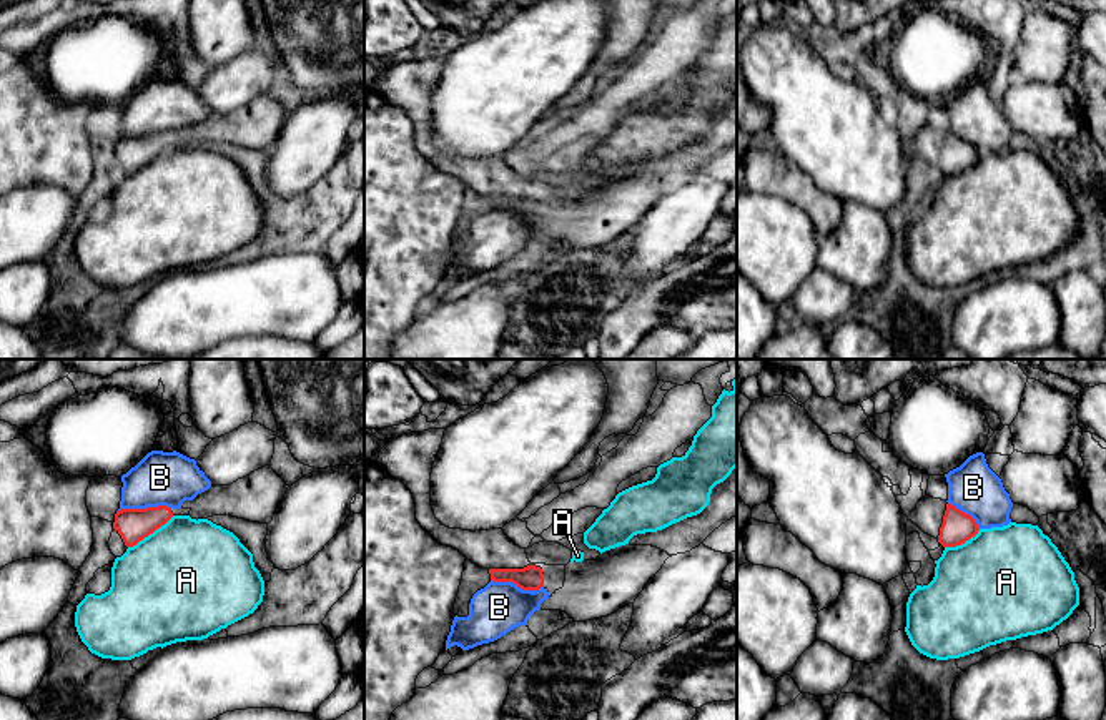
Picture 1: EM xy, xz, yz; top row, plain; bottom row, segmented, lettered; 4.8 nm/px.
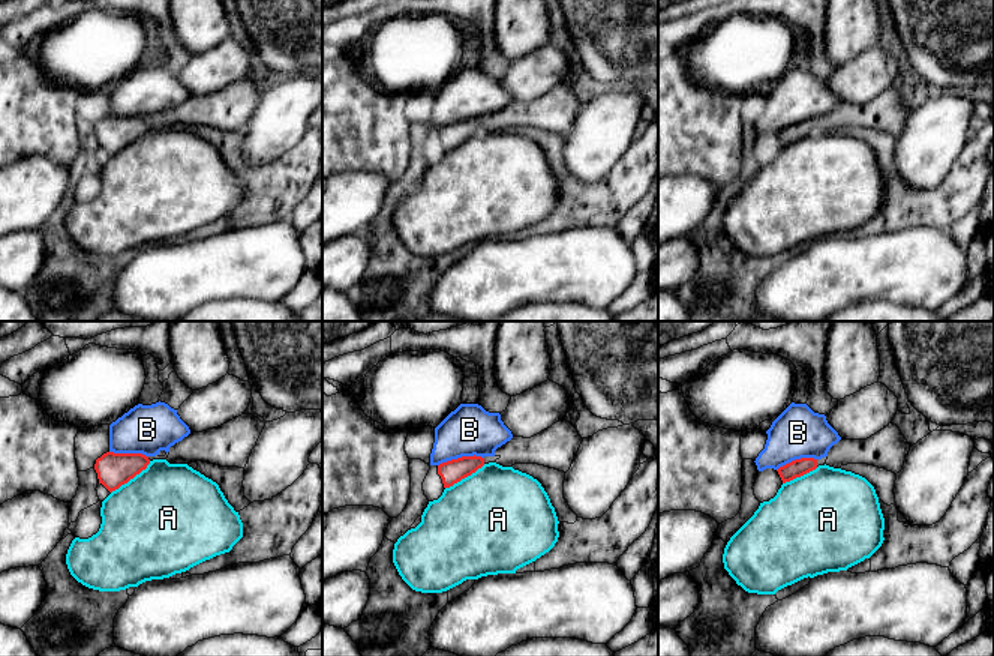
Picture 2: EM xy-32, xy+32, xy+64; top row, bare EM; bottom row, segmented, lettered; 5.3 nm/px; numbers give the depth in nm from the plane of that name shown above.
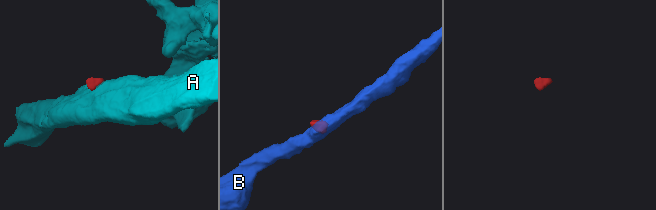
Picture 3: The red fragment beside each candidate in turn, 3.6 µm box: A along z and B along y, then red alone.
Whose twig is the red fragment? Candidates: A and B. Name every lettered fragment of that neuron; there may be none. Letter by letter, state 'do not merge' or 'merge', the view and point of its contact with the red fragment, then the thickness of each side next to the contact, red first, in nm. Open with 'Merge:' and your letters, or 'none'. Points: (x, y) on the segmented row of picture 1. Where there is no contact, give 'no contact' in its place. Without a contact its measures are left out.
Merge: none
A: do not merge; contact xy (150, 532); calibres 160 and 480 nm
B: do not merge; contact xy (143, 509); calibres 160 and 260 nm

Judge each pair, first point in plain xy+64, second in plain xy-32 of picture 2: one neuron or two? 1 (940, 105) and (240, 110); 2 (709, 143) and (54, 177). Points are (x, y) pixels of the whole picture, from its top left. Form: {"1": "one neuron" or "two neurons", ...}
{"1": "two neurons", "2": "two neurons"}

